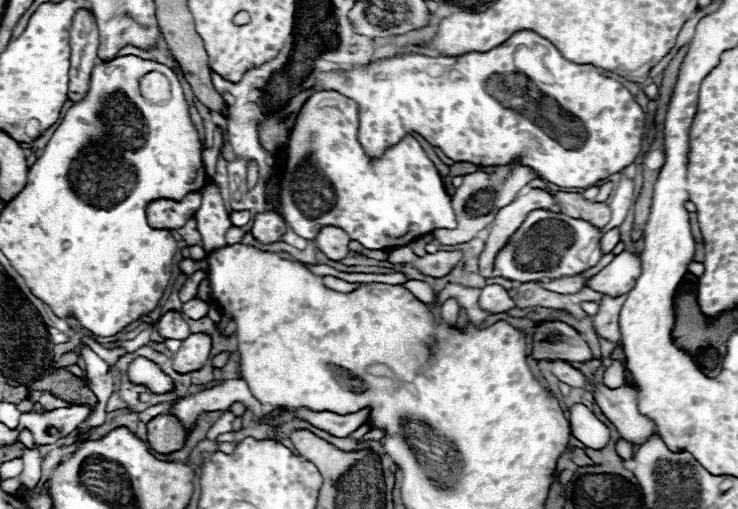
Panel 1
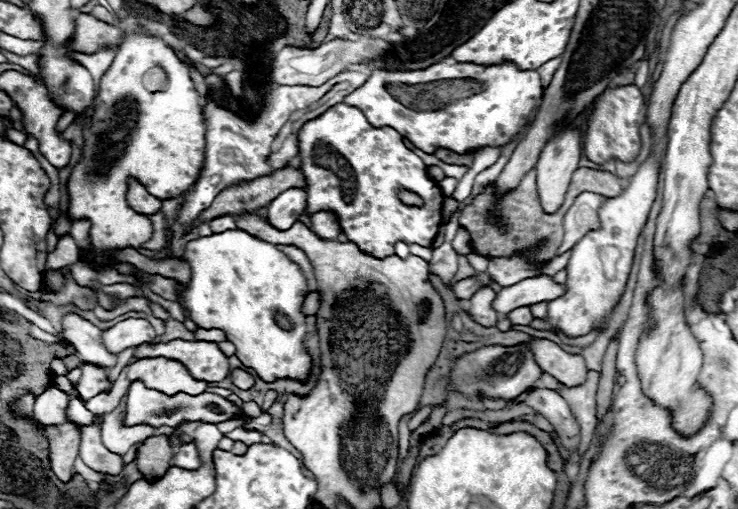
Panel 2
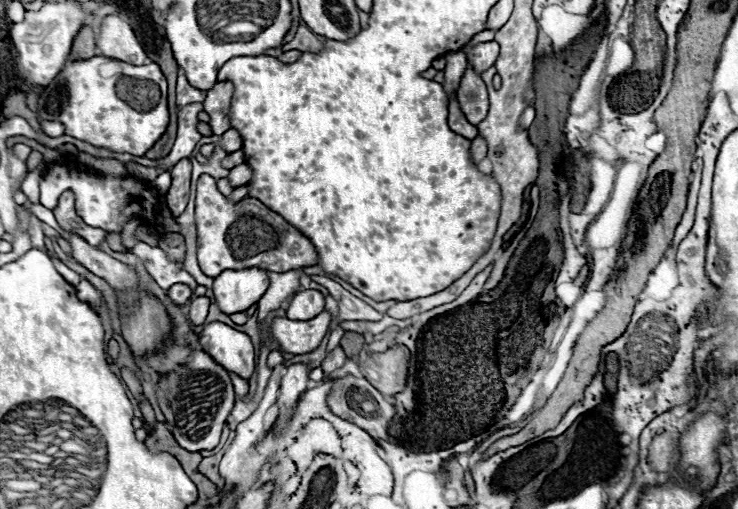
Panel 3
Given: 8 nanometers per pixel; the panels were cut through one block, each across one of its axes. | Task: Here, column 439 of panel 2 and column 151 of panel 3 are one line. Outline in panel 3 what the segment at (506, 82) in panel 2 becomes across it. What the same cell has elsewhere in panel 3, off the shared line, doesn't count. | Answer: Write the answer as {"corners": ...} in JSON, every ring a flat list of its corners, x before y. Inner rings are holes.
{"corners":[[92,56,90,60,78,60,78,62,66,64,60,74,60,80,68,88,68,104,62,110,58,120,66,126,68,136,90,142,96,148,108,148,114,152,144,156,166,132,166,126,169,123,168,84,158,64,154,62,148,66,132,66,114,58],[120,76,154,80,162,90,162,100,158,102,158,106,150,112,136,112,126,102,122,102,114,90,114,78,120,78]]}

